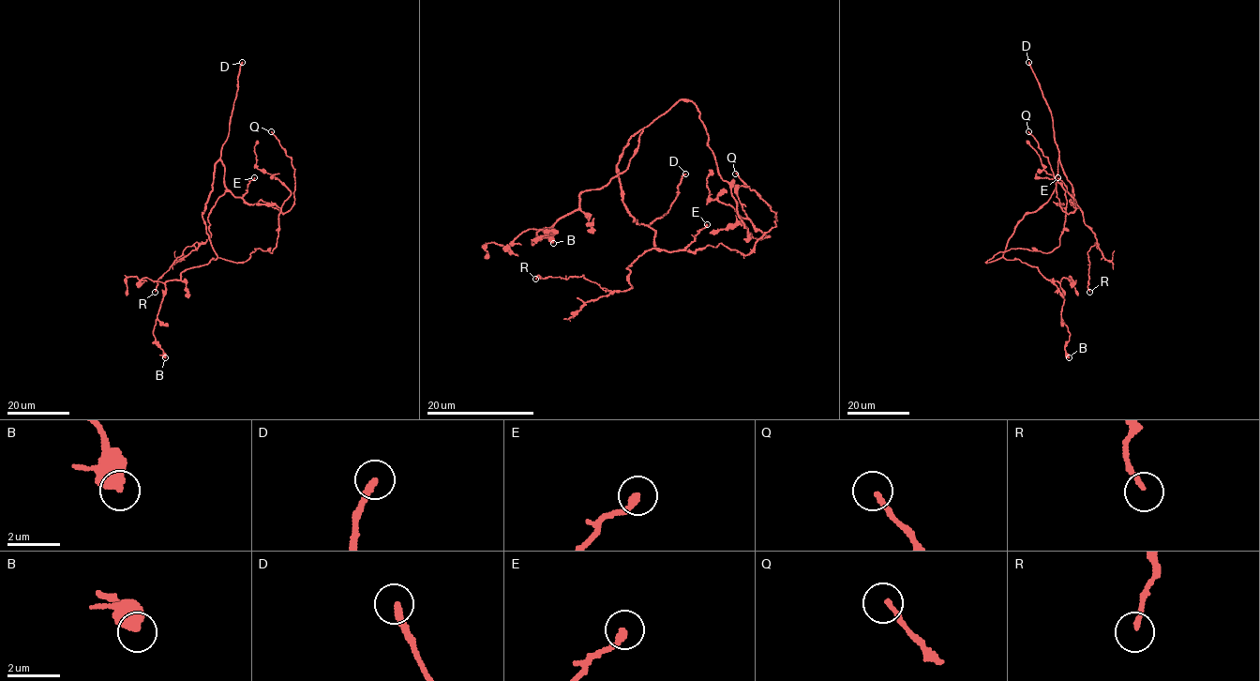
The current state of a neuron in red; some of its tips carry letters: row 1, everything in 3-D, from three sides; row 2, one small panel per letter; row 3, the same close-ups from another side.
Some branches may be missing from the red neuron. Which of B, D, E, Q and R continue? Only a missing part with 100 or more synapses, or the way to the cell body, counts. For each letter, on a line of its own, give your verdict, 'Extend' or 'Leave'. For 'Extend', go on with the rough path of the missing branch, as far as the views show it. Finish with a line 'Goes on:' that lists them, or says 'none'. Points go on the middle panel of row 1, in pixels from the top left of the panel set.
B: Leave
D: Extend. Course of what is missing: (685, 174), (694, 174), (707, 164), (710, 153), (708, 122), (691, 100)
E: Leave
Q: Leave
R: Leave
Goes on: D

